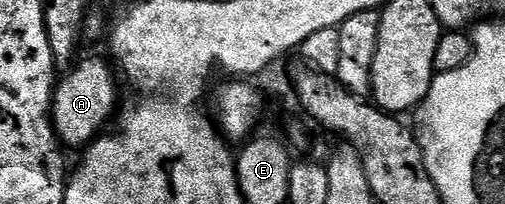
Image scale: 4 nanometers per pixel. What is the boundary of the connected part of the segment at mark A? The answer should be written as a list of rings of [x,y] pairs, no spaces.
[[[94,58],[91,62],[79,61],[65,75],[66,78],[54,87],[54,133],[63,147],[79,146],[85,148],[107,129],[110,117],[114,114],[114,105],[118,102],[118,86],[114,83],[115,71],[109,61],[101,62]]]

